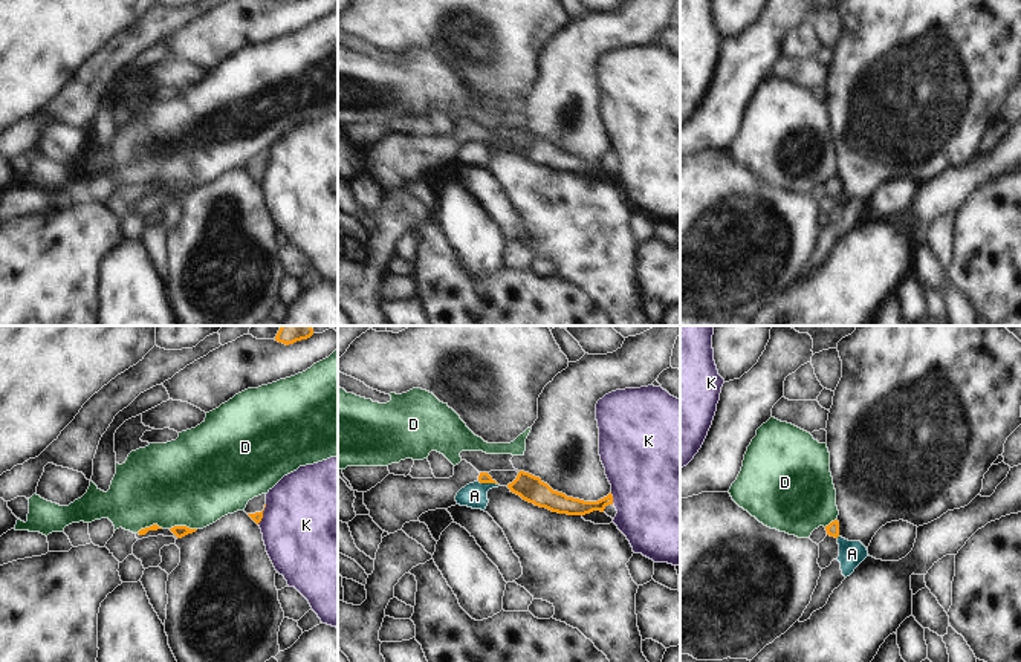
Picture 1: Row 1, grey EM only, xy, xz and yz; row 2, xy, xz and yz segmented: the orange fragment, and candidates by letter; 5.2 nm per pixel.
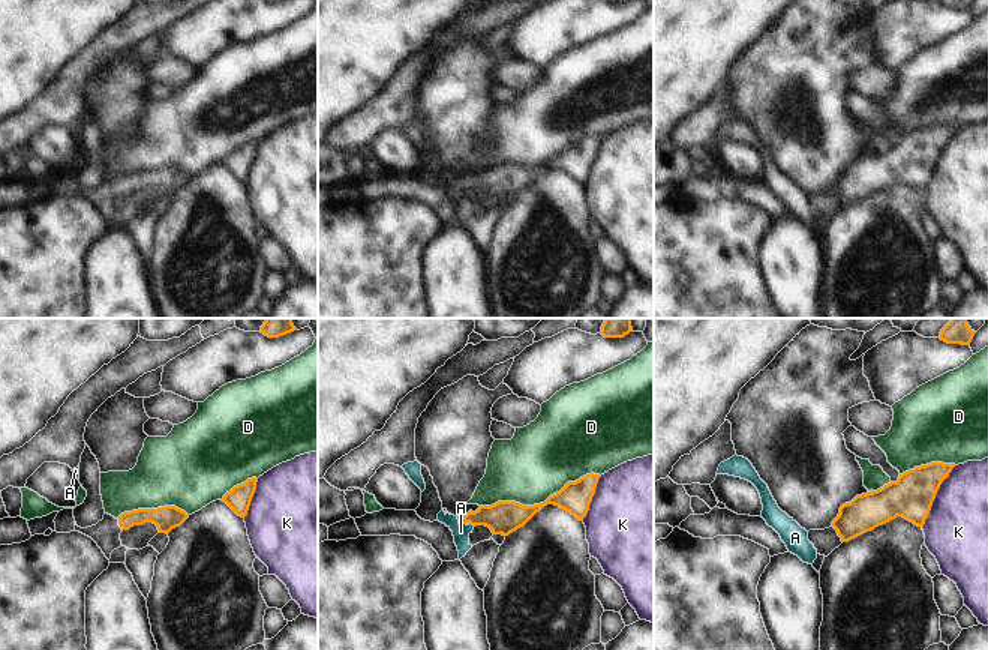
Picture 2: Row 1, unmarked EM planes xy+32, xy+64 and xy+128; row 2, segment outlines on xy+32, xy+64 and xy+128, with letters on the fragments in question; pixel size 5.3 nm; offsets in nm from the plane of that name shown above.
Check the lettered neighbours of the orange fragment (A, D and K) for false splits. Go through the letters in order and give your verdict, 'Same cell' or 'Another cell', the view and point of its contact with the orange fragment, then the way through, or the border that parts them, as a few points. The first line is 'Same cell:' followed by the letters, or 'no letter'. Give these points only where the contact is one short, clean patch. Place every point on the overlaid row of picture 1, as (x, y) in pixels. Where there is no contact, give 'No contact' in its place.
Same cell: no letter
A: Another cell. Touches orange at xz (488, 482). Boundary: xz (479, 480), (497, 485)
D: Another cell. Touches orange at xy (182, 526)
K: Another cell. Touches orange at xz (612, 499)

